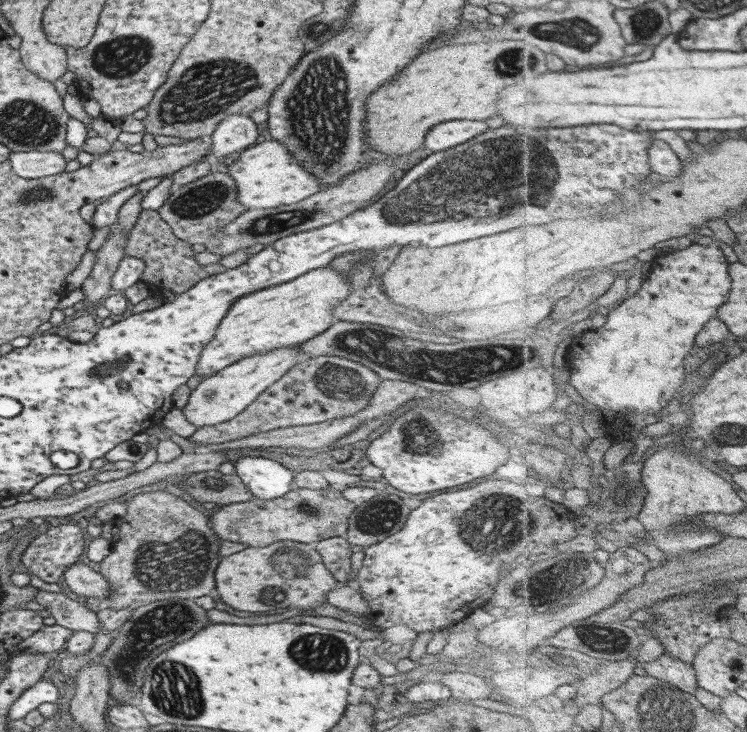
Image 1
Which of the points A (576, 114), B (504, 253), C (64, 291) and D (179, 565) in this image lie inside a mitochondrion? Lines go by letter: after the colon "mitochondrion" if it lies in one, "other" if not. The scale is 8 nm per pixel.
A: other
B: other
C: other
D: mitochondrion

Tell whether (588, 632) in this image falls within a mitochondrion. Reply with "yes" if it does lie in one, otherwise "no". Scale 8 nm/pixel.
no

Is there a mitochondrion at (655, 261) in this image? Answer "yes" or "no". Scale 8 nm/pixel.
no

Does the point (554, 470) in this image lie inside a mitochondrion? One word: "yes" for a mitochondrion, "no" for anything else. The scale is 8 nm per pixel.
no

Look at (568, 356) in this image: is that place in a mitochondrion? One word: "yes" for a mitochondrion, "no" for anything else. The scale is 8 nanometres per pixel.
no

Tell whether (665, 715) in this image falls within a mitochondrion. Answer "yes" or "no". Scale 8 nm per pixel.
yes

